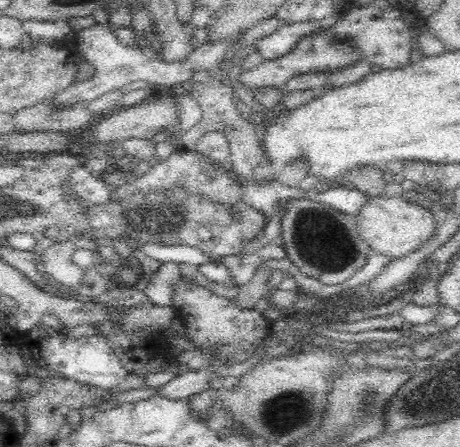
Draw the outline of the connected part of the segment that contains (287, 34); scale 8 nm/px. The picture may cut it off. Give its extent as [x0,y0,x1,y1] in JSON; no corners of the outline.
[256,21,322,60]

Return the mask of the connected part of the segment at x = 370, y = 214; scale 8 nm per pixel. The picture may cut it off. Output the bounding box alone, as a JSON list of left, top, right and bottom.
[355,196,440,259]

